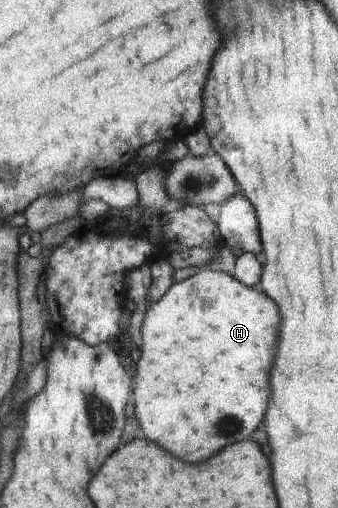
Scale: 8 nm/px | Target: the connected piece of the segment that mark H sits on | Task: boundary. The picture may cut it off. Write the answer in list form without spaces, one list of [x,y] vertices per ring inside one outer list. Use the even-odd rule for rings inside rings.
[[[205,269],[194,273],[192,277],[187,277],[184,281],[173,284],[169,292],[159,301],[156,302],[146,314],[144,318],[143,333],[143,358],[137,364],[137,386],[135,386],[135,406],[137,406],[137,416],[143,424],[143,432],[147,438],[151,438],[153,442],[159,442],[161,446],[167,446],[167,450],[171,450],[171,454],[175,454],[177,458],[183,458],[185,462],[205,462],[209,460],[213,454],[221,452],[223,448],[227,448],[229,444],[235,444],[239,440],[251,440],[255,430],[263,424],[267,408],[269,408],[269,400],[271,400],[271,380],[269,380],[269,372],[273,368],[275,362],[275,354],[279,348],[279,328],[281,328],[281,314],[279,314],[279,306],[263,292],[257,292],[255,288],[245,286],[243,282],[239,282],[238,278],[230,276],[220,270]]]

